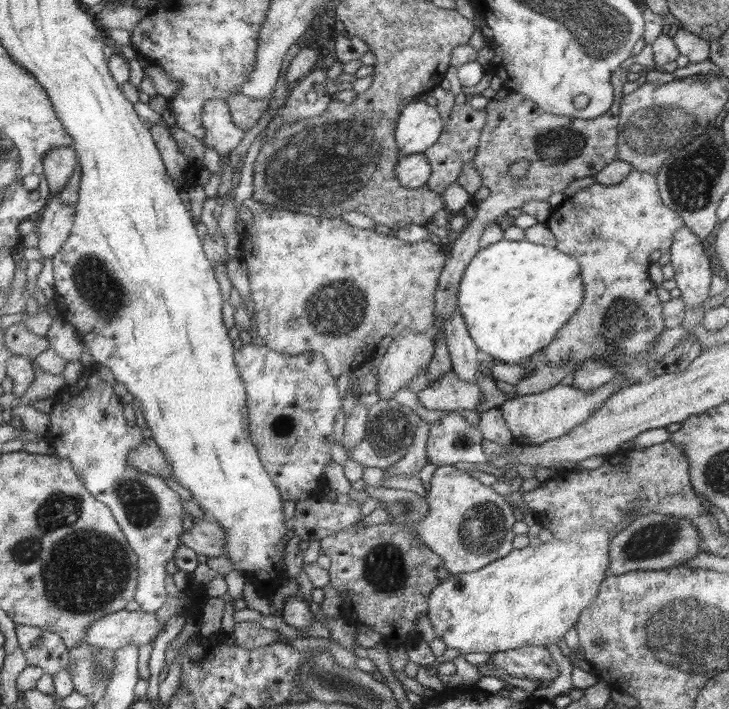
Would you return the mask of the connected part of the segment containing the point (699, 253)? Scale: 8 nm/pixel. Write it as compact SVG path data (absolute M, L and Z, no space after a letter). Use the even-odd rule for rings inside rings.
M687 227L676 231L676 238L672 240L672 246L668 249L670 252L669 264L672 265L676 281L676 286L682 294L680 298L684 300L686 308L697 307L702 303L709 301L710 284L712 284L712 270L710 269L709 257L704 252L702 242Z

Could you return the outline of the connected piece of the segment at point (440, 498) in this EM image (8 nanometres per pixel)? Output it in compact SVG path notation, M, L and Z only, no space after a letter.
M442 465L433 473L430 490L426 497L429 511L427 516L418 523L418 532L428 548L443 558L445 568L448 568L452 575L480 570L495 560L503 559L512 551L514 508L512 508L512 504L508 504L508 501L504 500L503 495L492 489L454 465Z

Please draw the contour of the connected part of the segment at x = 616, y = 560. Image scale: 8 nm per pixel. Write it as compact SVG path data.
M656 512L636 517L626 528L612 536L607 550L607 558L609 558L607 574L622 575L632 571L664 570L676 567L703 552L699 548L700 541L699 532L689 520Z

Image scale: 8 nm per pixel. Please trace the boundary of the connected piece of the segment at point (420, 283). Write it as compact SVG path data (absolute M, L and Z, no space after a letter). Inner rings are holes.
M284 209L255 214L252 222L246 224L244 232L240 233L240 253L238 258L246 264L250 286L250 299L254 302L253 320L256 322L256 332L264 339L266 348L284 355L300 355L308 351L316 351L328 362L333 375L351 374L363 366L375 356L377 345L382 338L390 335L398 336L404 330L413 330L416 334L426 332L433 328L435 318L435 294L438 291L439 280L442 278L443 268L447 265L446 254L442 246L429 242L416 242L406 244L398 240L396 236L385 235L375 230L363 230L355 228L339 218L320 218L308 216L304 213L290 212Z

